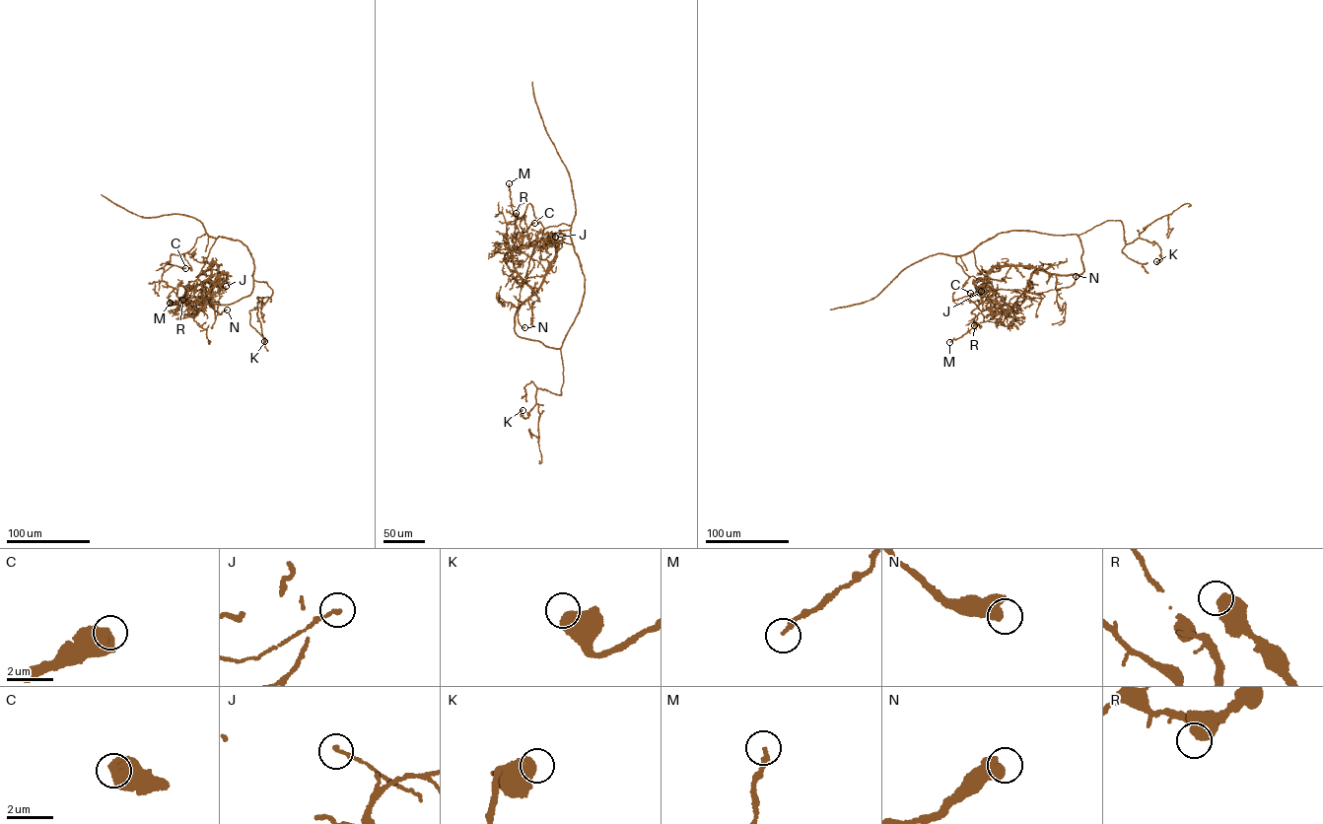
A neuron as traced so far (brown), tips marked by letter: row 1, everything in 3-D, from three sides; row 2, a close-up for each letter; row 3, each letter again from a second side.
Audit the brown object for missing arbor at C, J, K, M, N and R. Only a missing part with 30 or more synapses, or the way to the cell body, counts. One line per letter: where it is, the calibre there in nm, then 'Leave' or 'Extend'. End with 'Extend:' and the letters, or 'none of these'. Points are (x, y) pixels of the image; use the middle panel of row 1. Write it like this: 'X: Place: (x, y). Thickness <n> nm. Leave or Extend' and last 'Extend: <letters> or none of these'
C: Place: (534, 223). Thickness 600 nm. Leave
J: Place: (555, 237). Thickness 140 nm. Leave
K: Place: (522, 410). Thickness 500 nm. Leave
M: Place: (509, 183). Thickness 180 nm. Leave
N: Place: (524, 327). Thickness 650 nm. Leave
R: Place: (516, 213). Thickness 650 nm. Leave
Extend: none of these

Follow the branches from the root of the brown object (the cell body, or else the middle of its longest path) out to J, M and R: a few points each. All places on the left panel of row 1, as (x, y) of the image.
J: (253, 261), (252, 292), (224, 305), (211, 303), (200, 292), (212, 261), (217, 269), (211, 295), (226, 286)
M: (253, 261), (249, 295), (228, 305), (211, 303), (200, 292), (207, 279), (186, 292), (190, 303), (170, 303)
R: (253, 261), (246, 247), (239, 240), (219, 236), (199, 277), (185, 285), (187, 296), (182, 300)

